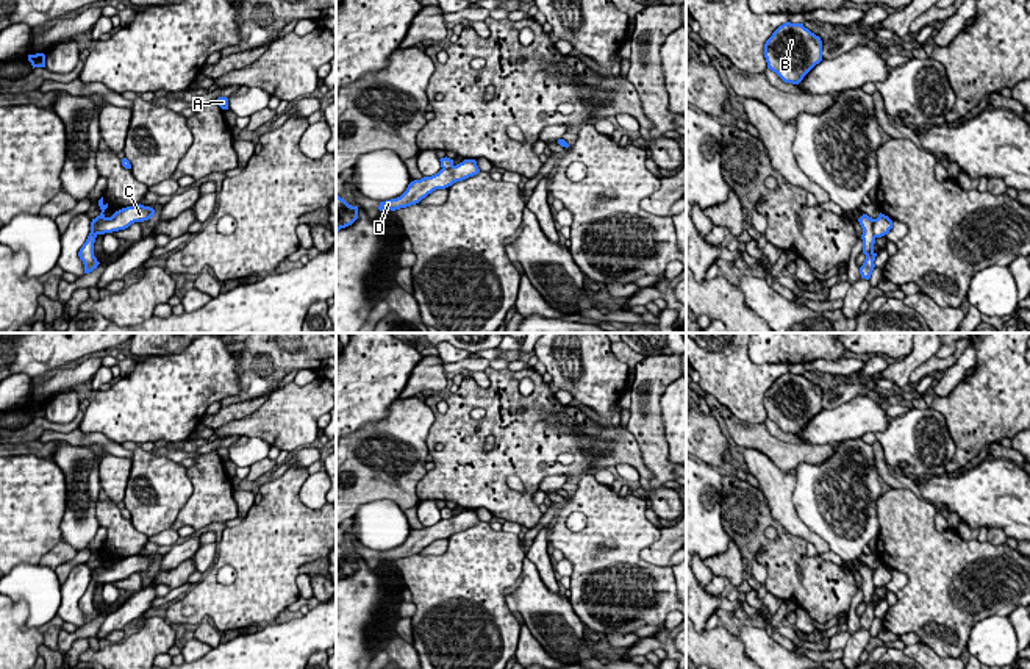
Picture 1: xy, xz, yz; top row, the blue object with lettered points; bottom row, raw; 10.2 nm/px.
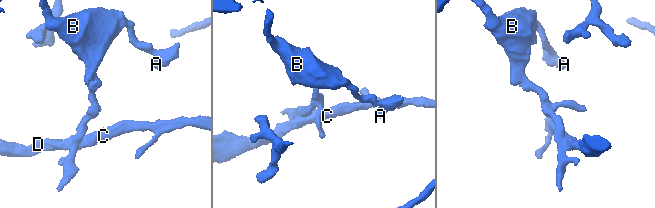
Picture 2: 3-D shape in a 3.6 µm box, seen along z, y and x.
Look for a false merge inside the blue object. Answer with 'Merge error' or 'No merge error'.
Merge error

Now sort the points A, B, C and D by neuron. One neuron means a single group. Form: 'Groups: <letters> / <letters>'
Groups: A B / C D

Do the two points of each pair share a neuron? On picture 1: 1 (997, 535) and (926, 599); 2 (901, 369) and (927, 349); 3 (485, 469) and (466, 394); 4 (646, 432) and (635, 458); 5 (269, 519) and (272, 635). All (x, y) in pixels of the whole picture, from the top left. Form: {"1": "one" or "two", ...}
{"1": "two", "2": "one", "3": "one", "4": "two", "5": "two"}

